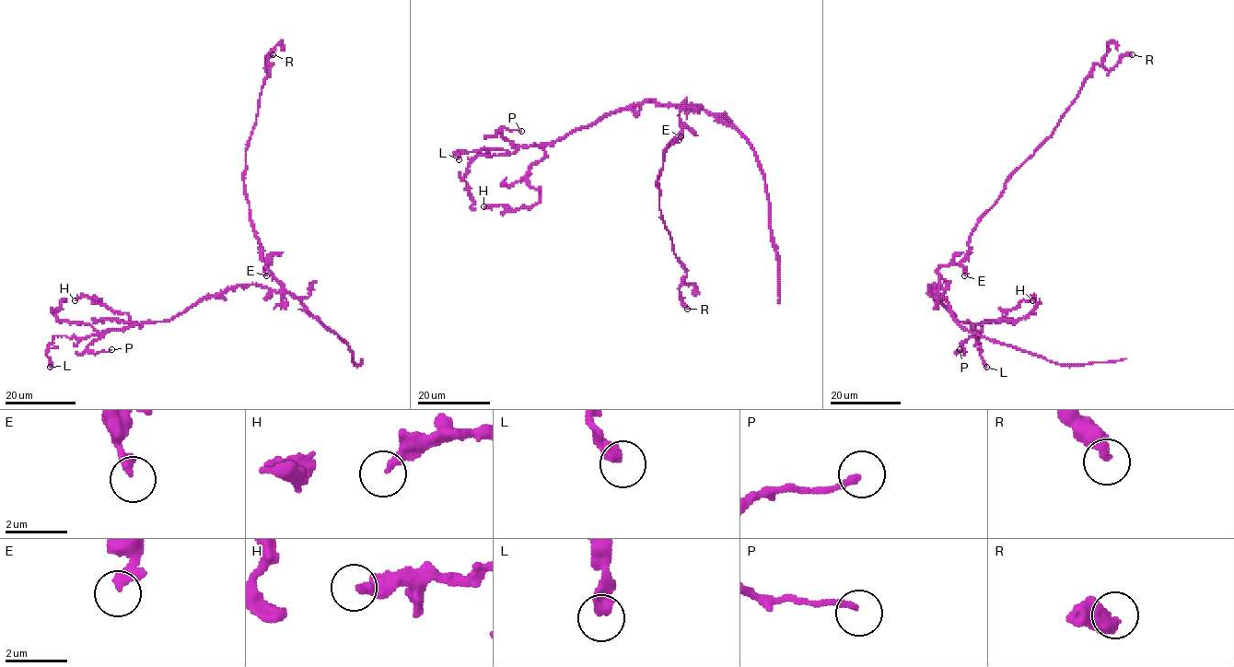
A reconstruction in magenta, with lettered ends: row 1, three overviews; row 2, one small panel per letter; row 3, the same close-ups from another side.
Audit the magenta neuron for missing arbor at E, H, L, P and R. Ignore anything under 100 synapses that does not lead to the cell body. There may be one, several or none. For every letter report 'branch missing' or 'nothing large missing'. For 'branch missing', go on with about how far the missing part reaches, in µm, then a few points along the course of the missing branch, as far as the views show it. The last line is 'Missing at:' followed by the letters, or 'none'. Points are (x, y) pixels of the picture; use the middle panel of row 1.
E: nothing large missing
H: nothing large missing
L: nothing large missing
P: nothing large missing
R: nothing large missing
Missing at: none

